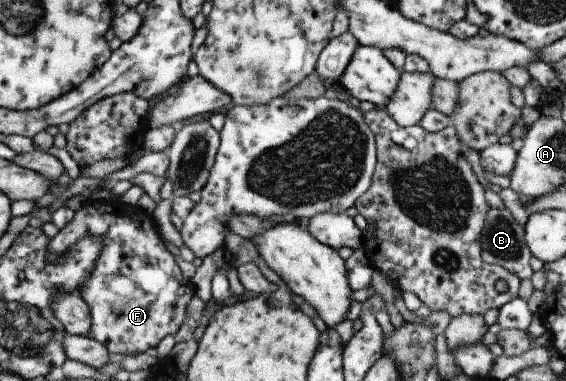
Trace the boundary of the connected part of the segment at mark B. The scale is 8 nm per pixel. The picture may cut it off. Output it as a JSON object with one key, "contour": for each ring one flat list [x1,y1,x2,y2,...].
{"contour":[[489,208,485,214,485,224,481,230,480,258,486,264,502,267,519,280,529,279,532,275,529,266,531,254,524,242,524,230,519,226,507,208]]}

